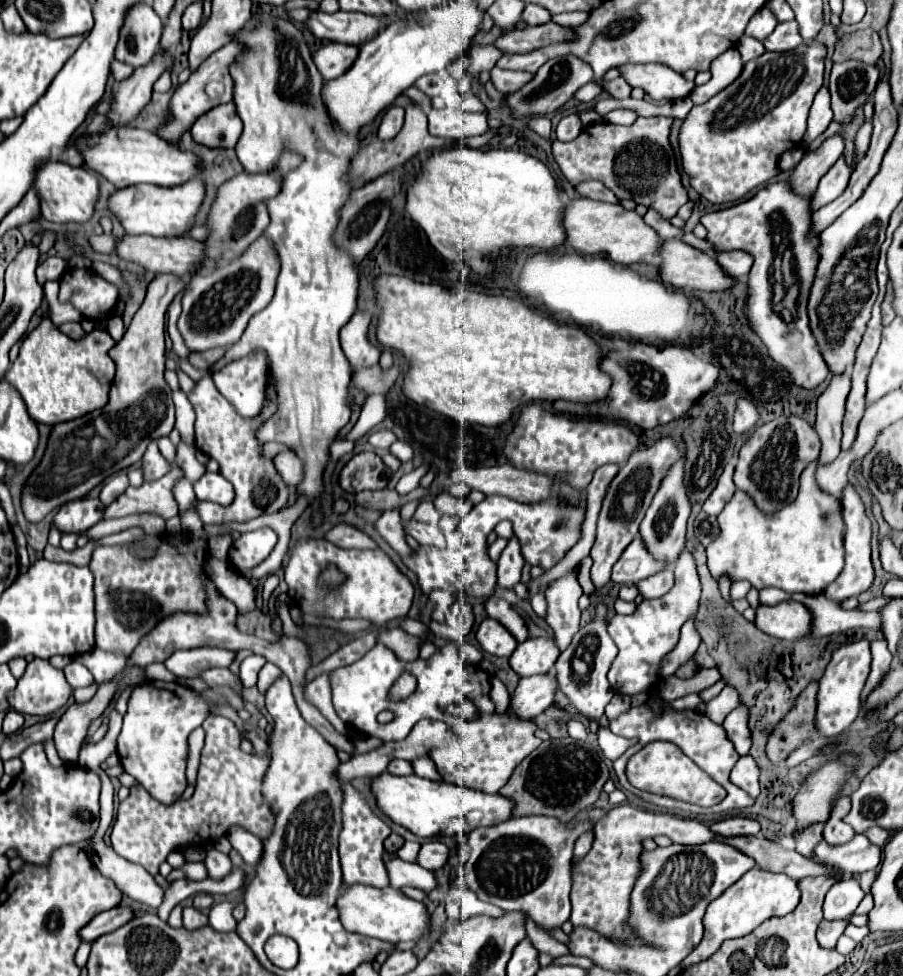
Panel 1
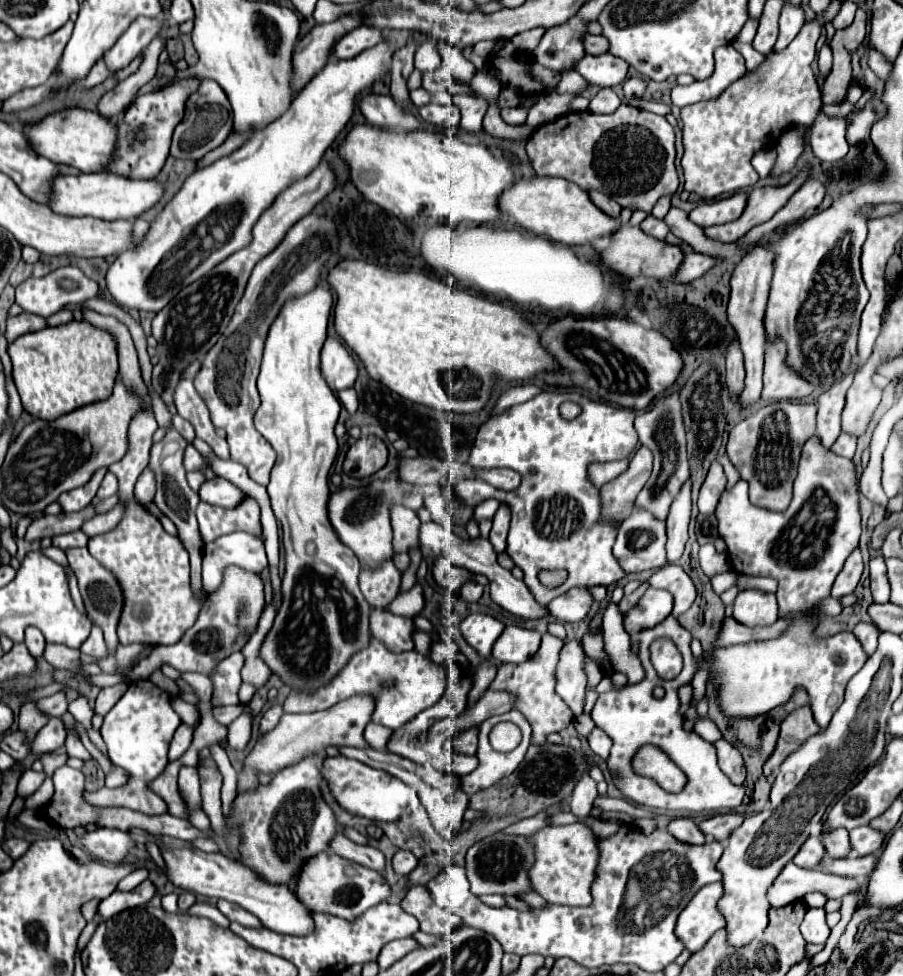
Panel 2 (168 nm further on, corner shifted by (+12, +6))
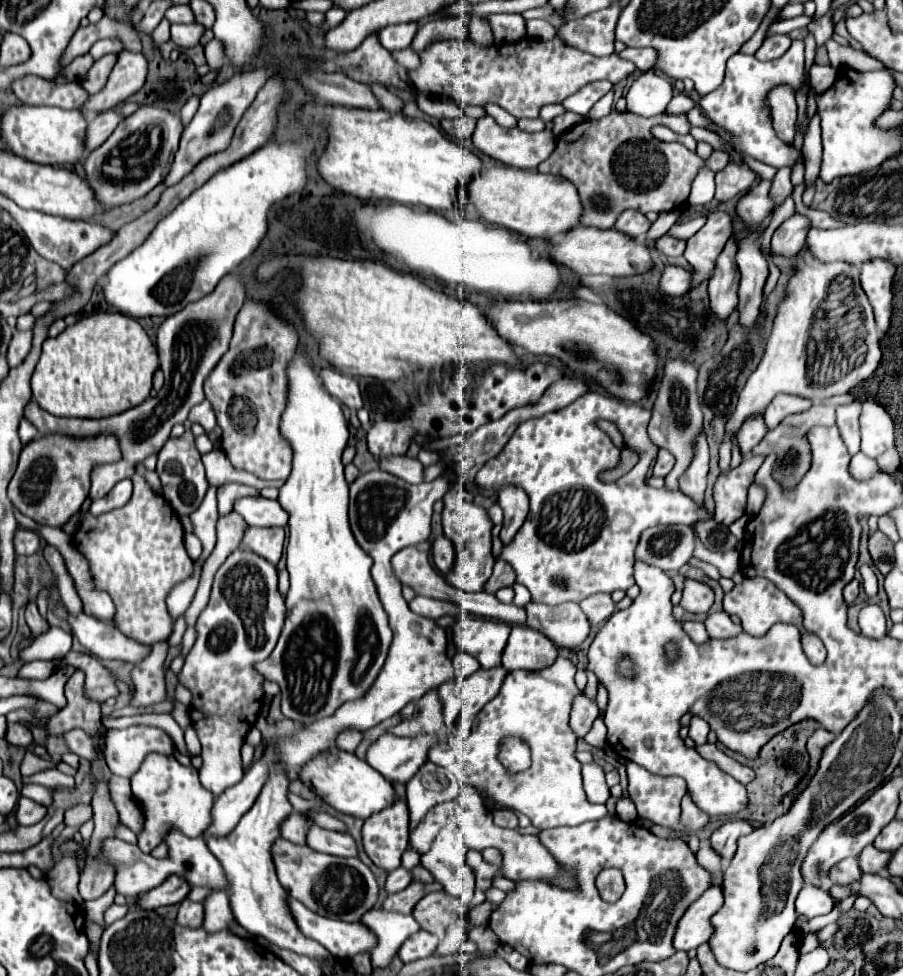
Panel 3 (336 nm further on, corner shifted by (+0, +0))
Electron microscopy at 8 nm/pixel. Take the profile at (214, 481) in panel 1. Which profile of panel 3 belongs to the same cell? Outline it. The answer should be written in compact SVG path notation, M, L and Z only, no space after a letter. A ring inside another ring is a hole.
M240 497L234 501L234 509L254 527L286 527L288 513L278 501L266 497Z

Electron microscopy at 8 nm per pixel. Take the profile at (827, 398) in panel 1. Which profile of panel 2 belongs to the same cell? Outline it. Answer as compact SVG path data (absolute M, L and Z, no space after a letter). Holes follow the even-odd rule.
M856 547L856 549L850 553L850 557L846 559L842 571L838 573L838 577L836 577L834 585L832 585L832 593L830 593L830 595L832 595L834 599L840 599L840 597L852 593L852 591L856 589L860 577L862 577L862 571L864 571L862 553L860 553L860 549Z

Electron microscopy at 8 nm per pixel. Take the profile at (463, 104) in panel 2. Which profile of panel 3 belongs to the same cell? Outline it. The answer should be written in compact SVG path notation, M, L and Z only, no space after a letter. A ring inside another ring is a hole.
M490 115L478 119L478 127L472 137L472 143L478 151L482 151L484 155L488 155L504 165L518 167L518 169L536 169L556 149L556 141L558 141L558 135L554 135L548 129L540 131L540 133L526 133L526 131L520 131L518 127L504 129Z

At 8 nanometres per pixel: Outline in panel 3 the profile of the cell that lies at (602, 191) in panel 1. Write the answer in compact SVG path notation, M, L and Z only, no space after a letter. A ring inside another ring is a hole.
M624 211L620 217L618 217L618 223L614 225L616 231L632 237L632 239L640 239L646 235L646 231L650 229L650 221L642 215L642 213L636 213L636 211Z

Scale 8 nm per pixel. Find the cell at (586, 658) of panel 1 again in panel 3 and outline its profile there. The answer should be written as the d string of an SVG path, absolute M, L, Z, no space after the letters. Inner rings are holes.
M582 693L574 699L574 705L572 705L572 715L570 715L570 729L578 735L578 737L584 737L590 729L592 729L592 723L594 719L598 717L598 707L594 701L586 699Z

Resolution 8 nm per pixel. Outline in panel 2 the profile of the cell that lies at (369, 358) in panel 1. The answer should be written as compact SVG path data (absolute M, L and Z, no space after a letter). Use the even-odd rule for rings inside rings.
M330 337L330 339L326 339L326 343L322 347L320 369L322 369L322 375L326 377L328 385L336 393L340 389L354 385L354 381L358 379L360 363L340 339Z

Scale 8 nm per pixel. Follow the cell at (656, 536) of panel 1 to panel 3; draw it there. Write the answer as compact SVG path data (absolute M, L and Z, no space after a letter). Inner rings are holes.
M668 359L662 365L662 375L658 379L658 395L652 409L652 419L648 425L648 435L654 445L666 447L674 457L676 465L666 477L668 489L678 489L678 477L686 471L692 459L692 441L702 427L702 409L696 401L696 369L682 359Z

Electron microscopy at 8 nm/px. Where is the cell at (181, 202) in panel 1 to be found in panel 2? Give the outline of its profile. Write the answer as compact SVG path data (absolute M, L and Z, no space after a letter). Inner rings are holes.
M82 173L78 177L60 175L54 181L54 201L52 209L62 215L88 215L96 219L116 221L116 219L136 219L148 209L152 209L164 197L164 183L158 179L130 179L114 173Z

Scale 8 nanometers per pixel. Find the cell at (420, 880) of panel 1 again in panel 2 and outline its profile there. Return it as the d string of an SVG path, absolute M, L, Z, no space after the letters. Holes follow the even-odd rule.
M336 833L334 837L334 843L330 843L330 849L338 855L342 855L344 859L350 859L350 861L356 861L368 869L374 869L374 871L384 871L386 867L386 859L384 859L384 853L376 847L366 847L366 845L358 845L354 841L350 841L348 837Z

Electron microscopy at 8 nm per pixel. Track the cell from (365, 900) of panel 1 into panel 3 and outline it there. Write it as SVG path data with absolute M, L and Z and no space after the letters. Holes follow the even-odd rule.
M282 837L272 843L270 855L274 859L278 881L286 893L322 917L360 921L360 917L376 905L378 883L372 871L358 857L334 857L318 853L310 847L288 843Z

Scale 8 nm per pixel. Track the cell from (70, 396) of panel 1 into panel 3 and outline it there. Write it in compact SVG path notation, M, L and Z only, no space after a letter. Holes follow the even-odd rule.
M102 311L78 319L72 327L66 327L56 339L48 337L44 341L40 361L32 373L32 395L40 407L56 417L102 419L144 403L150 395L152 379L158 367L158 349L140 323L116 311Z

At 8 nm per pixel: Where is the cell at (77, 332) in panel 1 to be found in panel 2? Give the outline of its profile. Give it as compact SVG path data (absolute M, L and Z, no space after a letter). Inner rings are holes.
M22 313L18 317L10 317L8 319L8 327L6 327L6 339L14 341L16 337L24 335L24 333L32 333L32 331L40 331L46 329L48 323L44 317L32 315L32 313Z

